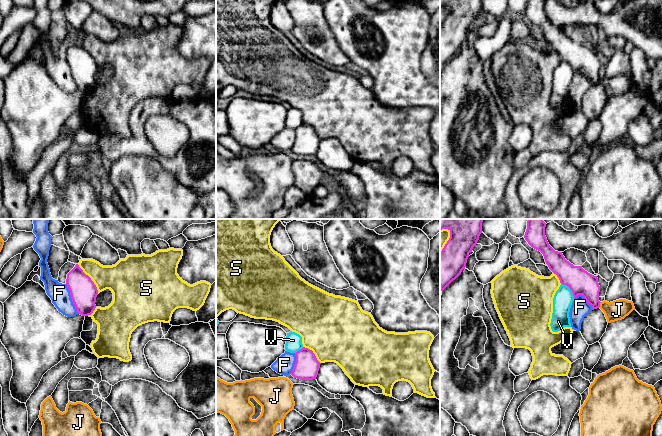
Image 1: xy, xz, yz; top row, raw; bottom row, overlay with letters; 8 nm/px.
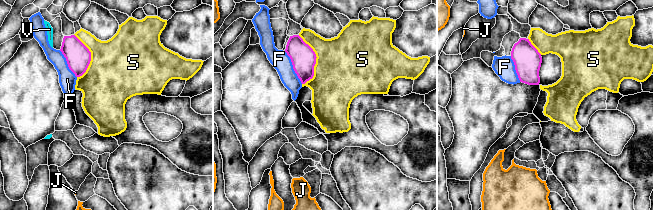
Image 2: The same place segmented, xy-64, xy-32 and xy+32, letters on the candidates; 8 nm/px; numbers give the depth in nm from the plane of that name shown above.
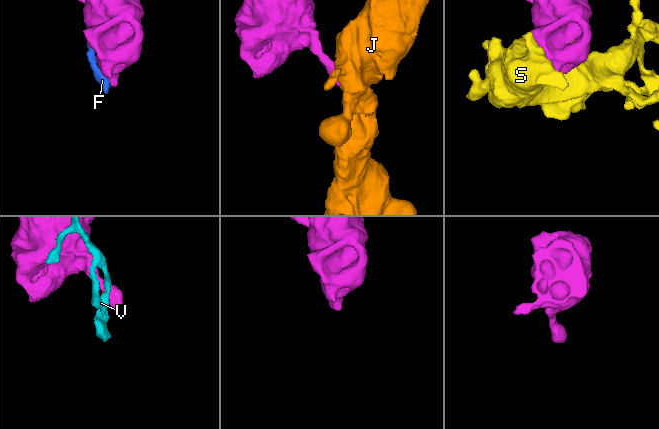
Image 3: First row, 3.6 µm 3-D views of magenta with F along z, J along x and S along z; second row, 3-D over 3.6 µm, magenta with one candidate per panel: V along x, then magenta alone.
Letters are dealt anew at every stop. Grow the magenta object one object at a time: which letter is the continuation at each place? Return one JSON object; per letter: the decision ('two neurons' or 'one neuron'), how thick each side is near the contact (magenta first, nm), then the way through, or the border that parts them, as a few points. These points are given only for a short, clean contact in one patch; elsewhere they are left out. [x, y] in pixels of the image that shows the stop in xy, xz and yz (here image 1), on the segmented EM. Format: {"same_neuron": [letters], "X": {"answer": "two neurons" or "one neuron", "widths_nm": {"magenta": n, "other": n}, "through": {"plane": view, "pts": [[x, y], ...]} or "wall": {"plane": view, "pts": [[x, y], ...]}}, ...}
{"same_neuron": [], "F": {"answer": "two neurons", "widths_nm": {"magenta": 220, "other": 160}}, "J": {"answer": "two neurons", "widths_nm": {"magenta": 200, "other": 160}, "wall": {"plane": "yz", "pts": [[601, 302], [598, 307]]}}, "S": {"answer": "two neurons", "widths_nm": {"magenta": 220, "other": 260}}, "V": {"answer": "two neurons", "widths_nm": {"magenta": 200, "other": 160}}}

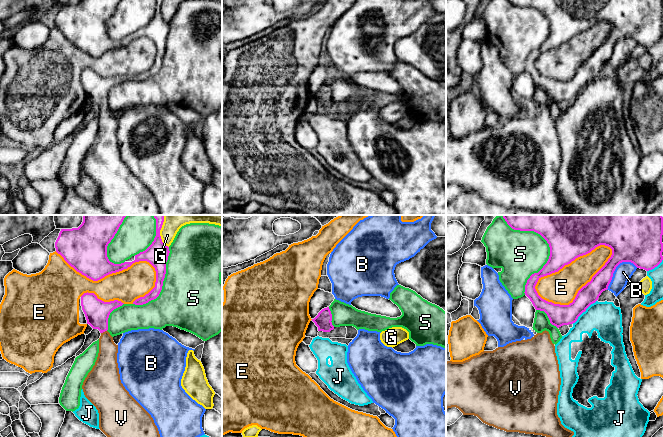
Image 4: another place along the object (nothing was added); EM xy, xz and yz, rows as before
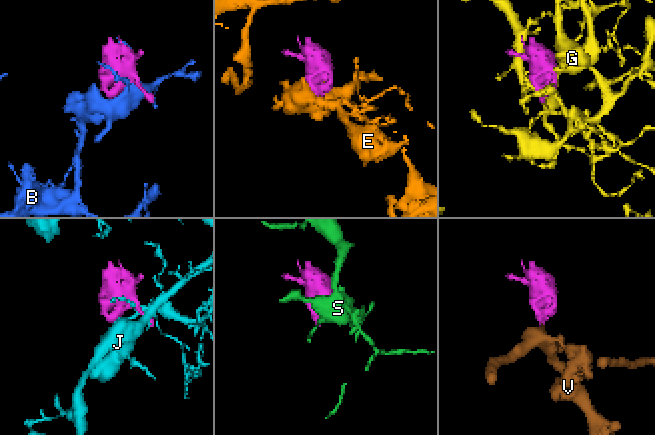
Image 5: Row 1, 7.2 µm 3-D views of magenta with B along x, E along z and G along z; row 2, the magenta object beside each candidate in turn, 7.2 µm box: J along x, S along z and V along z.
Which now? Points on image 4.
{"same_neuron": ["V"], "B": {"answer": "two neurons", "widths_nm": {"magenta": 320, "other": 140}}, "E": {"answer": "two neurons", "widths_nm": {"magenta": 420, "other": 260}}, "G": {"answer": "two neurons", "widths_nm": {"magenta": 180, "other": 200}}, "J": {"answer": "two neurons", "widths_nm": {"magenta": 170, "other": 260}}, "S": {"answer": "two neurons", "widths_nm": {"magenta": 480, "other": 380}}, "V": {"answer": "one neuron", "widths_nm": {"magenta": 200, "other": 170}, "through": {"plane": "xy", "pts": [[96, 311], [103, 331], [106, 340], [106, 362]]}}}

